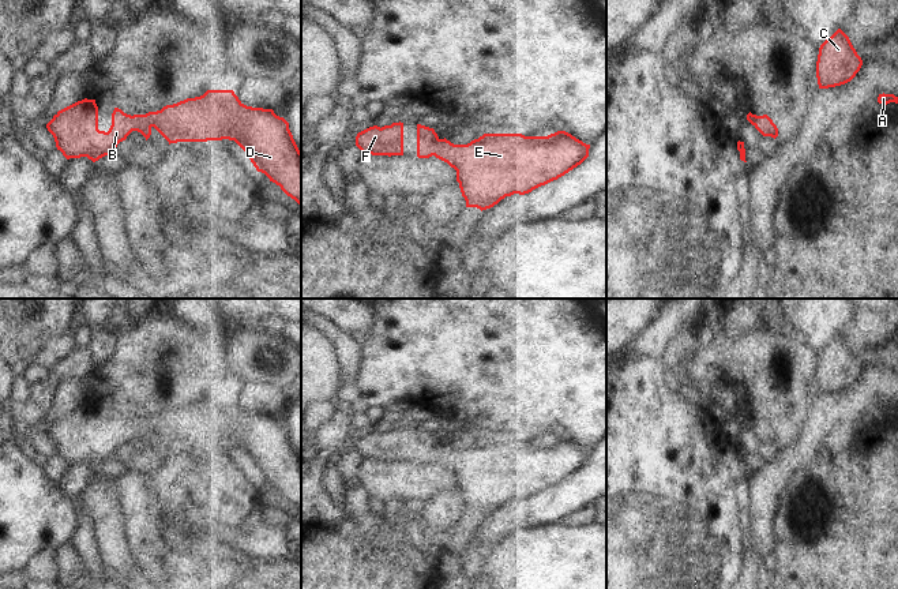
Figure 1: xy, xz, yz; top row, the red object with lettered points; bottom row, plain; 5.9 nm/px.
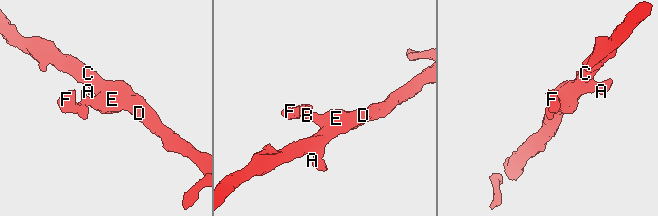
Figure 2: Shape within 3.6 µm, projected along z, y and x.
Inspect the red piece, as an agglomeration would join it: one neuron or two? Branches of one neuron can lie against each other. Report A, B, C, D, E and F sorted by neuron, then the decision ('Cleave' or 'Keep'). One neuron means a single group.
Groups: A B C D E F. Keep

